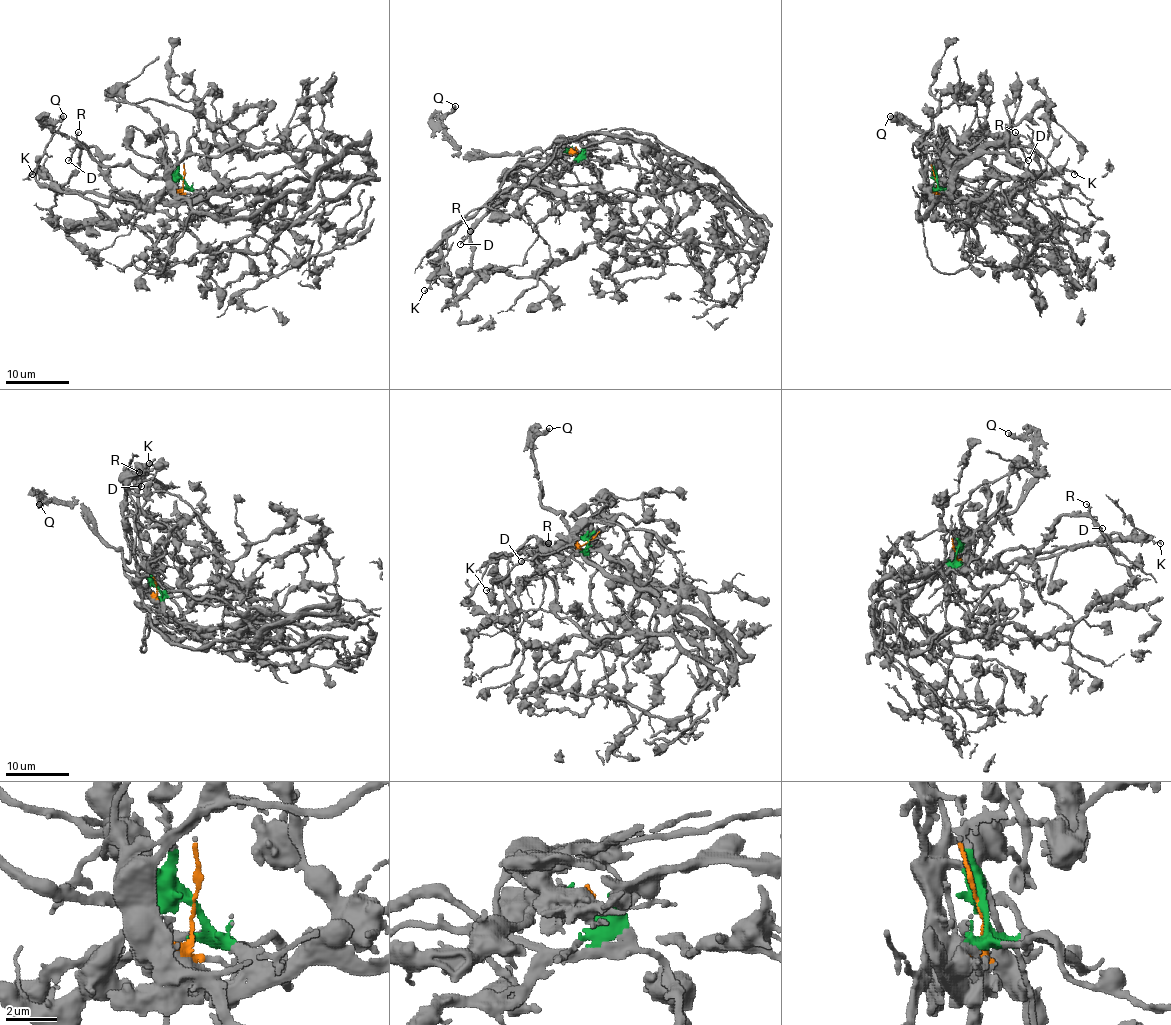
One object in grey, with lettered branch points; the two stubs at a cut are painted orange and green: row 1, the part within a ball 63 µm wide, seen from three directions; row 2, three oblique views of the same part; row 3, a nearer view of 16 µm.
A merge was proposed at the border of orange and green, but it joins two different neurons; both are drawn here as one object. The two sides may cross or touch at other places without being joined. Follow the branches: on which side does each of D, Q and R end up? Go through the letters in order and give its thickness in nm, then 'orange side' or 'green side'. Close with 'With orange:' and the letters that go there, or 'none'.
D: 150 nm thick; green side
Q: 440 nm thick; green side
R: 130 nm thick; green side
With orange: none

